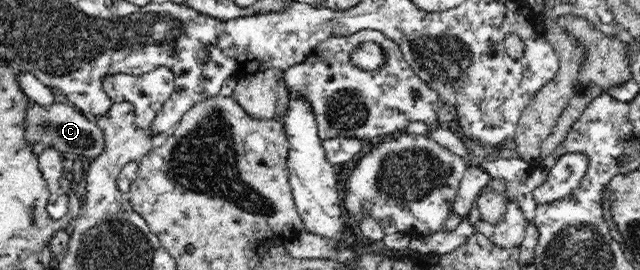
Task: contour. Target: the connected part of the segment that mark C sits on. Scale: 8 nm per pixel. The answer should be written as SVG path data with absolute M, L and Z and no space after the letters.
M63 99L55 101L50 106L41 106L36 102L29 101L24 108L25 139L31 143L41 143L45 148L55 146L68 159L70 157L87 157L94 160L102 153L102 129L94 118L85 116L70 103Z

